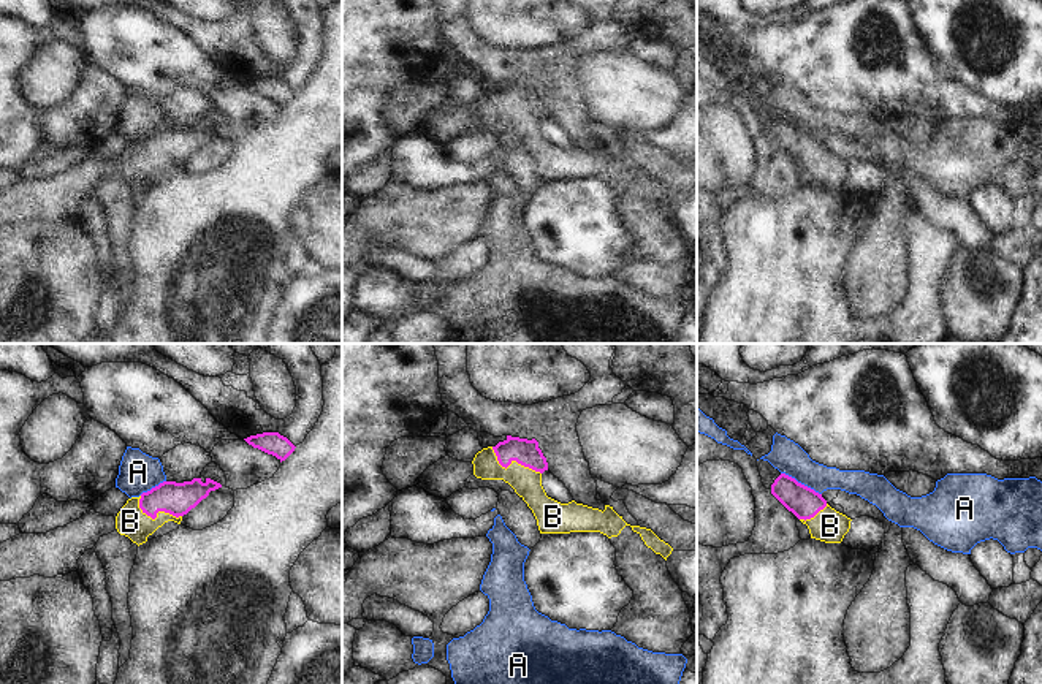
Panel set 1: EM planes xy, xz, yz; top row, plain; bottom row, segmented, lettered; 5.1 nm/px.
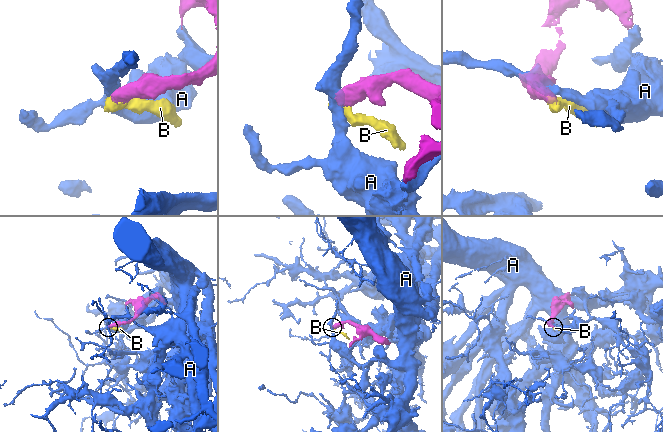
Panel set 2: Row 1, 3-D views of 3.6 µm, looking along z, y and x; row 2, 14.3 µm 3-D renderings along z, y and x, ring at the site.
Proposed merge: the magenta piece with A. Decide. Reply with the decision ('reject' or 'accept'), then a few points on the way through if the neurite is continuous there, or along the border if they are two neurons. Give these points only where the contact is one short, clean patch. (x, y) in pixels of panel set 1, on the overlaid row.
reject; border along yz (781, 472), (821, 494)

